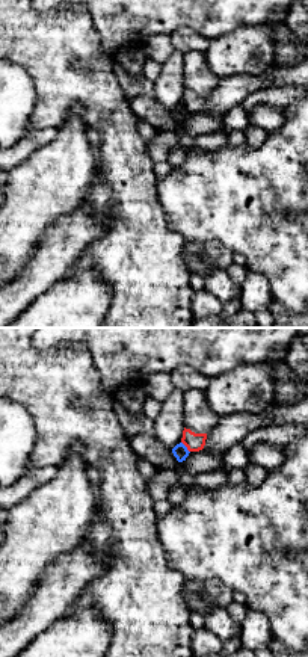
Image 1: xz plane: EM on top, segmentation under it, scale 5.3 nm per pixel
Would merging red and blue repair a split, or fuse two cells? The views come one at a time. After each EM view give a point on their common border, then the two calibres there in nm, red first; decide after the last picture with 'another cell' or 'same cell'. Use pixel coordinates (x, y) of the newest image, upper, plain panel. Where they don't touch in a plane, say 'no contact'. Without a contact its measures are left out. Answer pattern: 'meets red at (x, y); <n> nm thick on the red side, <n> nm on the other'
meets red at (186, 107); 100 nm thick on the red side, 80 nm on the other

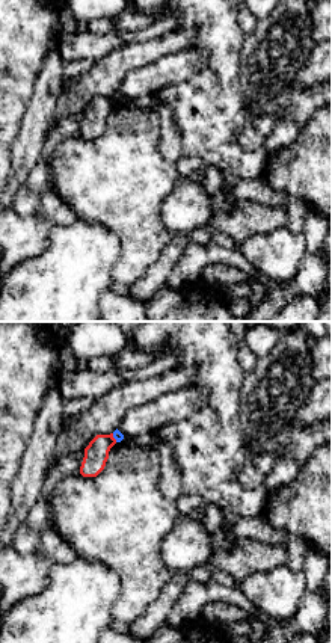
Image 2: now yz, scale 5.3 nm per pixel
meets red at (113, 100); 130 nm thick on the red side, 50 nm on the other

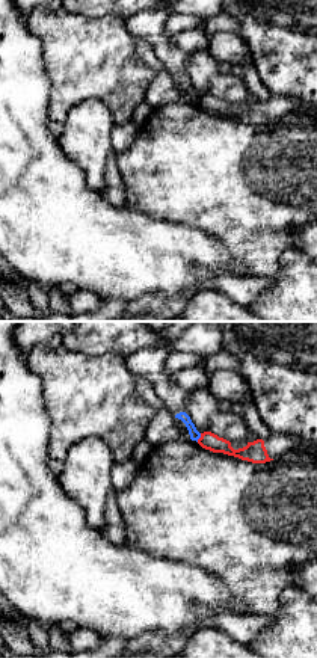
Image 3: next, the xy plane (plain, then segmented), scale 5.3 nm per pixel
meets red at (200, 100); 90 nm thick on the red side, 60 nm on the other

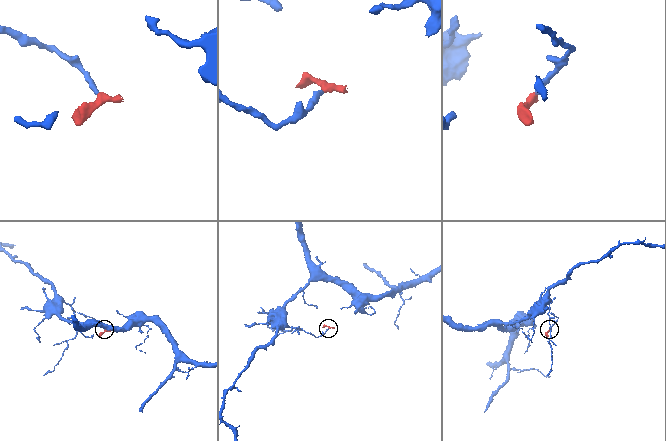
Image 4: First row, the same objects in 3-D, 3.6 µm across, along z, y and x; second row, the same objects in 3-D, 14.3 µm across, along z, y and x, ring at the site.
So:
another cell

